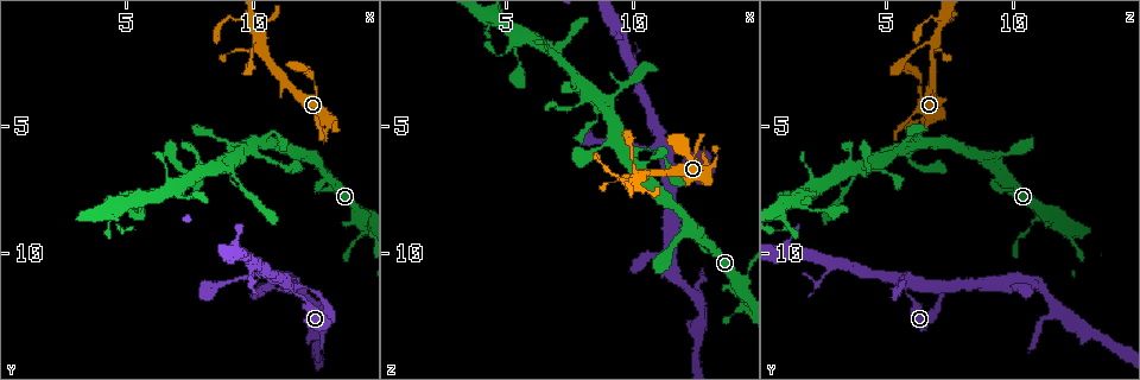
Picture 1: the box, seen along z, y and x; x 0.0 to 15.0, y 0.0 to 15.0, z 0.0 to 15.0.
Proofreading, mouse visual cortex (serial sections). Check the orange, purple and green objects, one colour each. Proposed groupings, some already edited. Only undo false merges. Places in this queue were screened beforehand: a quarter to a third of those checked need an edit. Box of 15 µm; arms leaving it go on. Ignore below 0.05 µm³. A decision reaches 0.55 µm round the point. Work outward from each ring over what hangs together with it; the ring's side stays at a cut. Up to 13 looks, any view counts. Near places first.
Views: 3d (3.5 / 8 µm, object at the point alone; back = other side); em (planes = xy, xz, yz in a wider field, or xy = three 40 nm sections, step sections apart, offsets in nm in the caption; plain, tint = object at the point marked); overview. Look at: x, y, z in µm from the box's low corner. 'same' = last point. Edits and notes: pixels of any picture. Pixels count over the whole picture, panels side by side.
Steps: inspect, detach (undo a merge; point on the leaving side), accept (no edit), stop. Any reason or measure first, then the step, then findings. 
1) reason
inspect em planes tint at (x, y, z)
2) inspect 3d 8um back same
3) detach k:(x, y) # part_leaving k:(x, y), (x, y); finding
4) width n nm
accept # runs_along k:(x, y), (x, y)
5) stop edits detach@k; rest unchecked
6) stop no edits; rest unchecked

side arm on a straight run
inspect em xy step 1 tint at (14.3, 8.4, 11.2)

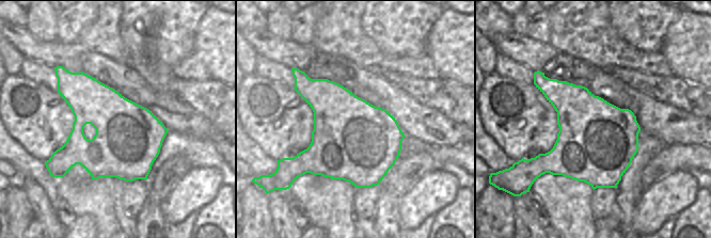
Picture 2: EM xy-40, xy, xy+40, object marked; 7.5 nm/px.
inspect 3d 3.5um same

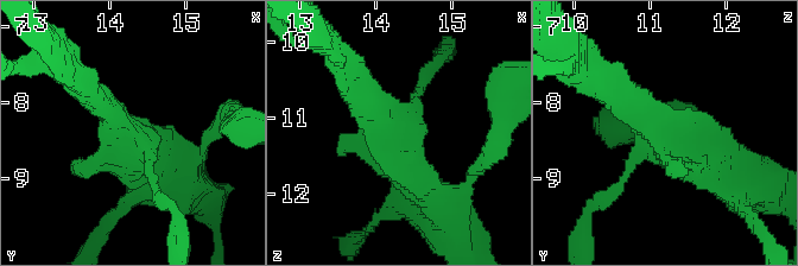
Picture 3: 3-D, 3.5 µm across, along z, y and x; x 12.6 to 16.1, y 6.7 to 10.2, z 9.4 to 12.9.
accept # continuous, no second cell

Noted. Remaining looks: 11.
thin neck
inspect 3d 3.5um back at (11.4, 11.4, 5.9)

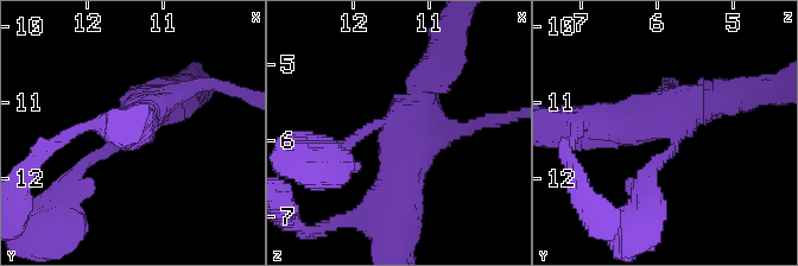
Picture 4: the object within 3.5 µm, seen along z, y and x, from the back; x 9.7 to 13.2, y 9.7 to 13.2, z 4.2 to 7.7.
accept # runs_along 4:(74, 176), (133, 125); one cell here

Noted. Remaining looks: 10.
a fork
inspect 3d 8um back at (12.6, 12.2, 11.7)

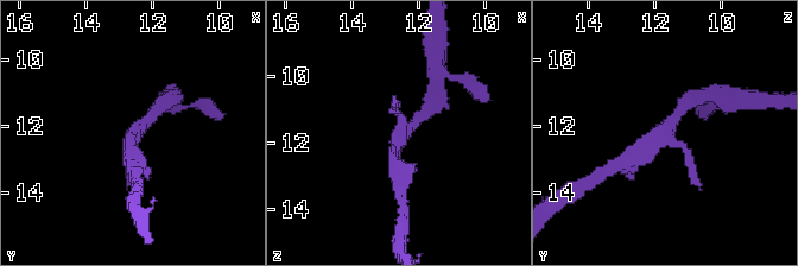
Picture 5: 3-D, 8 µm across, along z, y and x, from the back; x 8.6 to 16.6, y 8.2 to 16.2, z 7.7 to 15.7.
need the tissue
inspect em xy step 2 tint at (12.5, 12.2, 11.7)

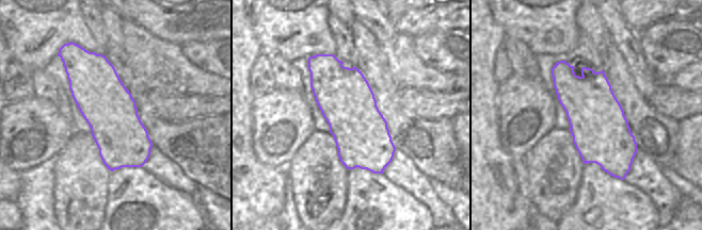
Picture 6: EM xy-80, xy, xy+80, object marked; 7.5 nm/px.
detach 5:(690, 163) # part_leaving 5:(679, 146), (700, 189); a second cell is stuck on

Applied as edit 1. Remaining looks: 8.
a fork
inspect 3d 3.5um at (10.4, 1.8, 6.9)

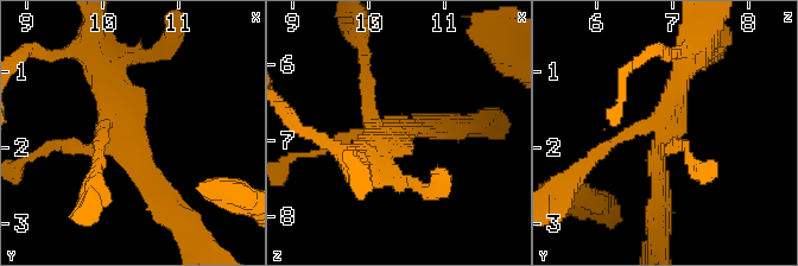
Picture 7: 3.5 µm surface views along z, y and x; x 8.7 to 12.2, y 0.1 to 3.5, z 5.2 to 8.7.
inspect em xy step 1 tint at (10.30, 1.80, 6.90)

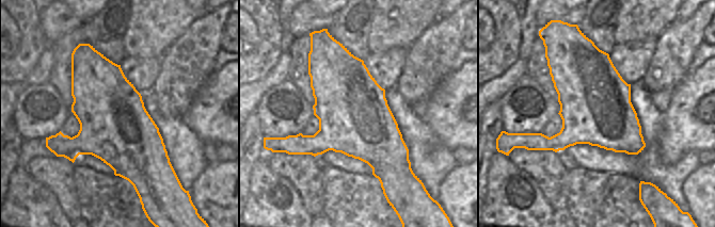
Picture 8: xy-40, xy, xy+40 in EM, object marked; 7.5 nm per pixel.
accept # runs_along 7:(165, 198), (95, 63); all the same cell

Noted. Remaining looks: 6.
abrupt turn
inspect 3d 3.5um at (5.3, 7.9, 1.4)

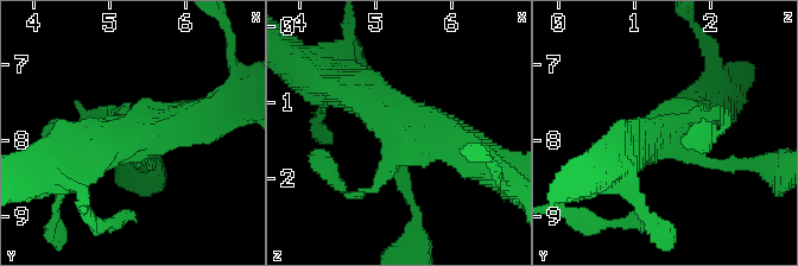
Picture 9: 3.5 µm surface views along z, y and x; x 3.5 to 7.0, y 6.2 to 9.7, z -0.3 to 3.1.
arms 4; arm_widths 150, 200, 450, 500 nm
inspect em xy step 3 tint at (5.40, 7.90, 1.35)

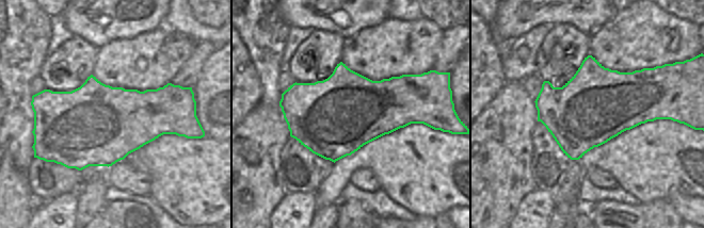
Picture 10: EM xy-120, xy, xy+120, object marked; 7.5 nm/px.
accept # continuous, no second cell

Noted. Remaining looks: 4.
stop edits detach@5; rest unchecked

